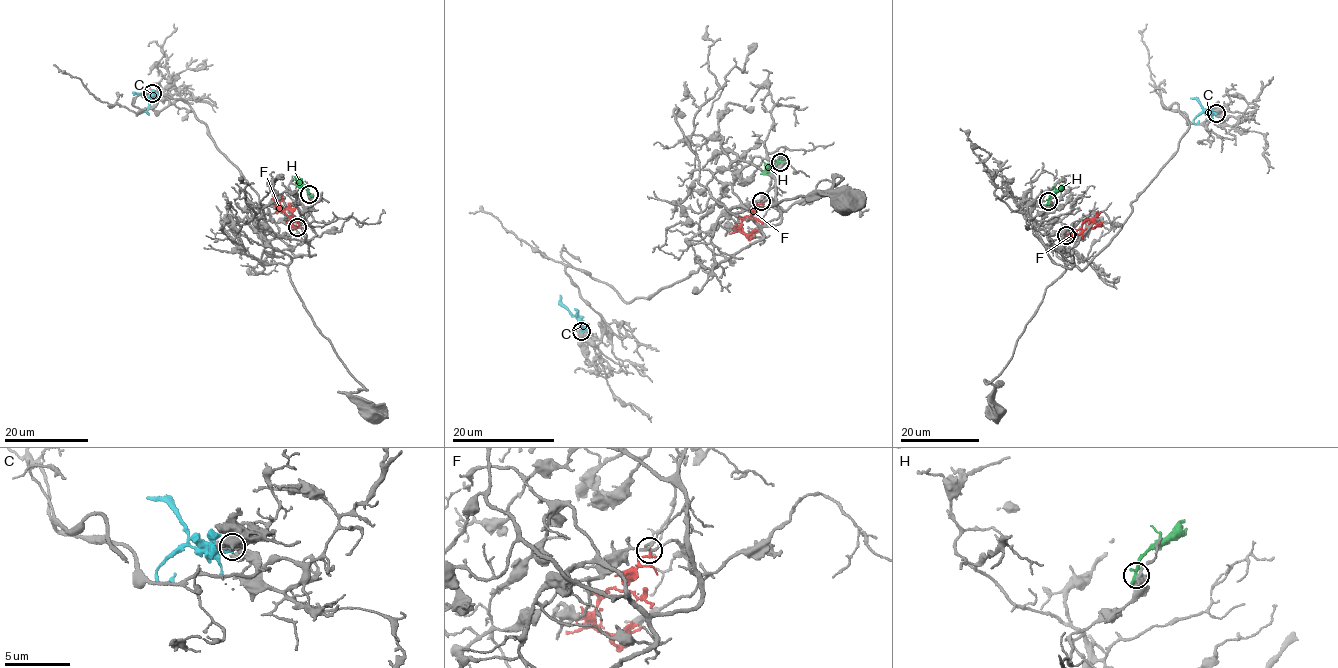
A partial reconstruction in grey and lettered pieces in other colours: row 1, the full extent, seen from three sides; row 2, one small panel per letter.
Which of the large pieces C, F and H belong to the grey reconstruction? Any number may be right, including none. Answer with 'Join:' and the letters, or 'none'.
Join: C

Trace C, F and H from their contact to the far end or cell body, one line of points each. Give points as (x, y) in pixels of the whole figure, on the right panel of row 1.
C: (1216, 113), (1201, 112), (1193, 120), (1196, 123), (1198, 120)
F: (1066, 234), (1074, 234), (1083, 222), (1094, 222), (1094, 227)
H: (1048, 201), (1053, 194), (1063, 187)

